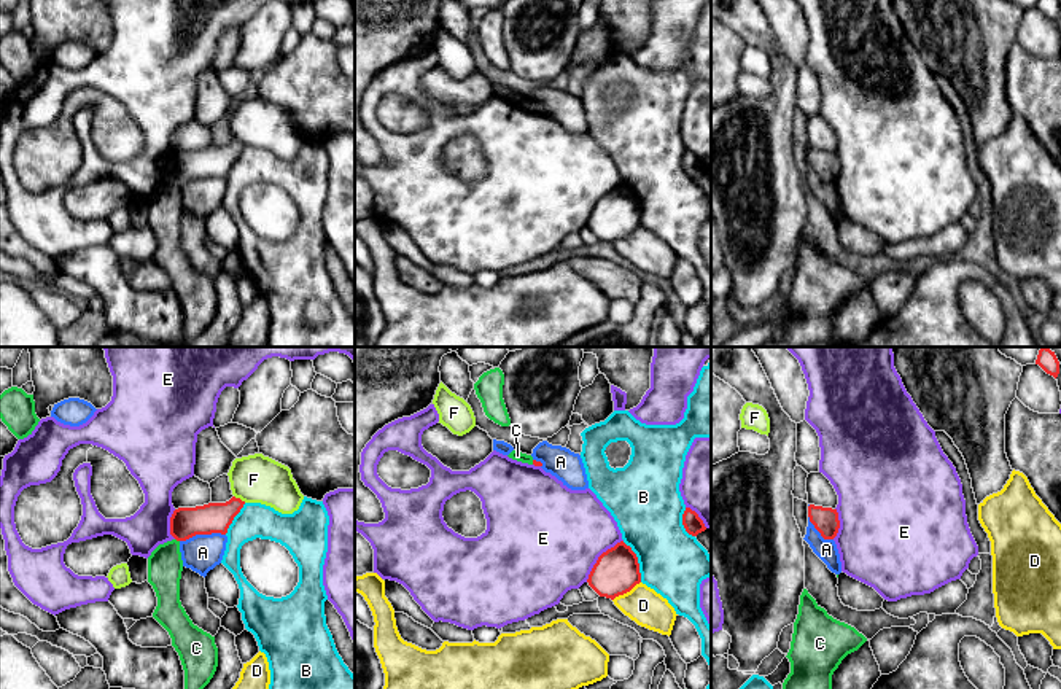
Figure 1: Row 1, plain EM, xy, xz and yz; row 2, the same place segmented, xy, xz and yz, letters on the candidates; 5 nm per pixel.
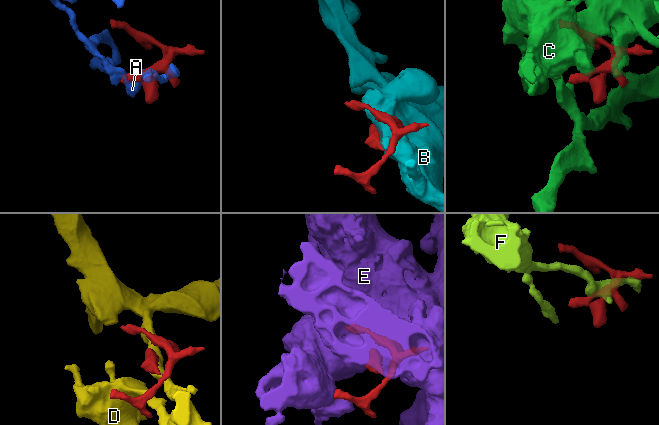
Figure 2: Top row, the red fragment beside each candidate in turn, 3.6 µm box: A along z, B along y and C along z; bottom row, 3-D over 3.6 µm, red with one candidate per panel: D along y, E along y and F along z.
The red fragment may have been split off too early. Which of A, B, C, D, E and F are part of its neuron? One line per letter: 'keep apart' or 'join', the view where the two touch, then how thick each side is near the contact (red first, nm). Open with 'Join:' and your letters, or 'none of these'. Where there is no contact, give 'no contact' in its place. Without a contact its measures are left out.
Join: none of these
A: keep apart; meets red in xy; 160 nm thick on the red side, 190 nm on the other
B: keep apart; meets red in xz; 220 nm thick on the red side, 340 nm on the other
C: keep apart; meets red in xy; 160 nm thick on the red side, 180 nm on the other
D: keep apart; meets red in xz; 220 nm thick on the red side, 190 nm on the other
E: keep apart; meets red in xz; 220 nm thick on the red side, 500 nm on the other
F: keep apart; meets red in xy; 160 nm thick on the red side, 240 nm on the other

